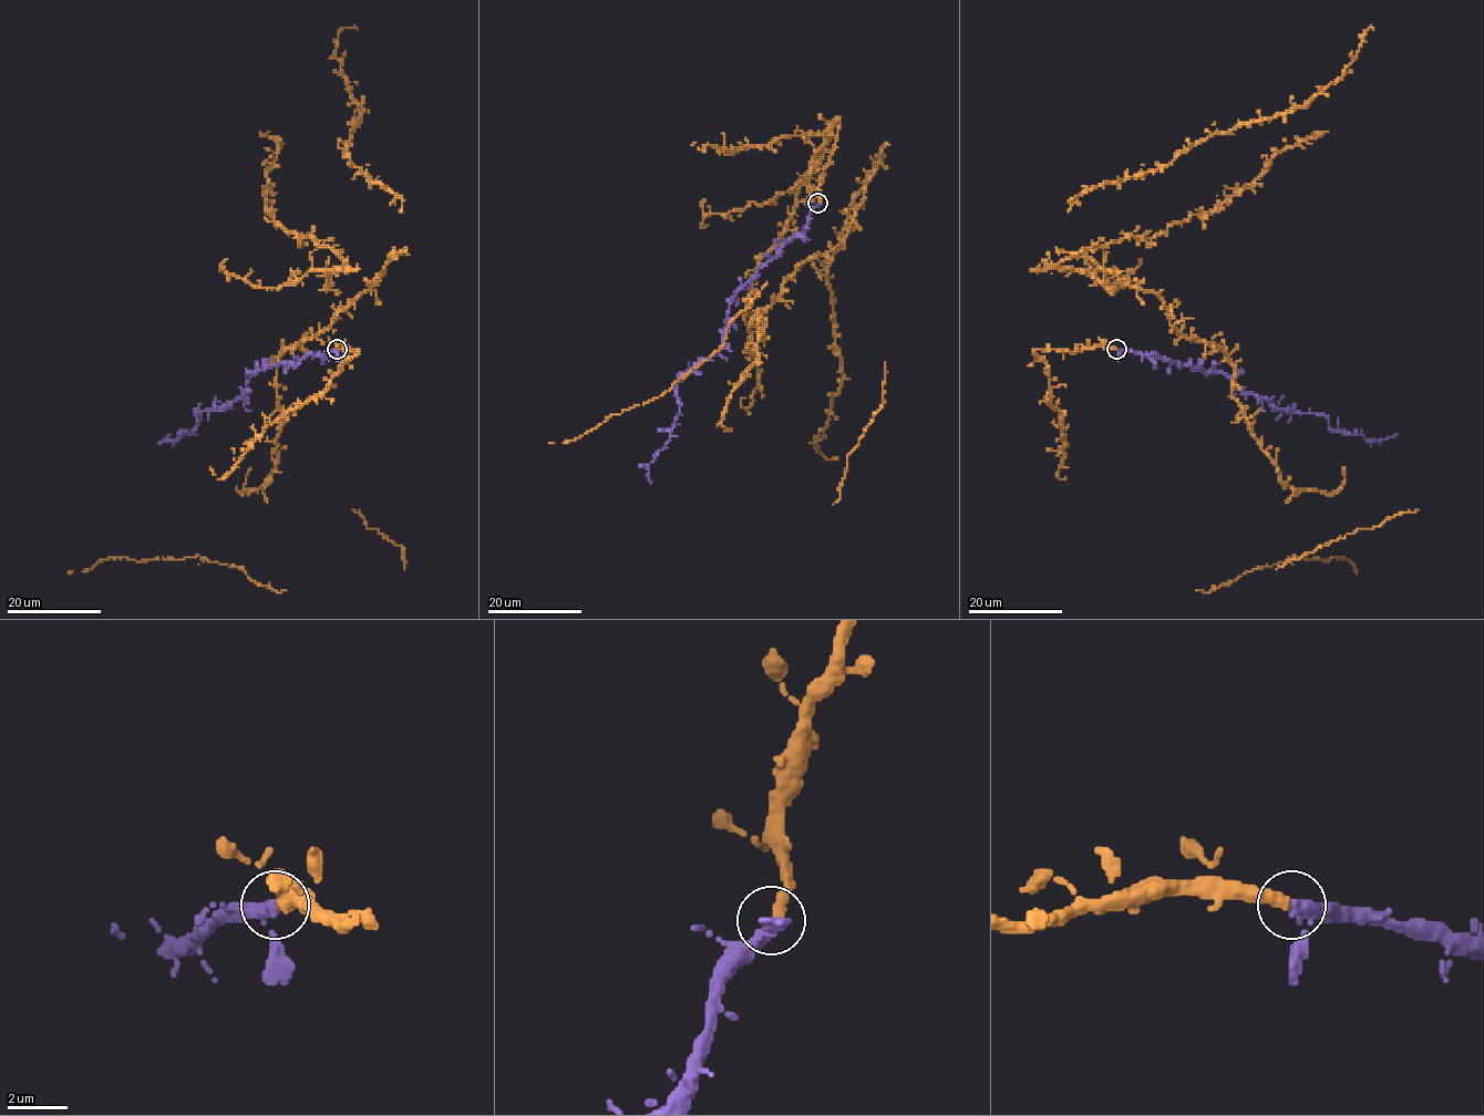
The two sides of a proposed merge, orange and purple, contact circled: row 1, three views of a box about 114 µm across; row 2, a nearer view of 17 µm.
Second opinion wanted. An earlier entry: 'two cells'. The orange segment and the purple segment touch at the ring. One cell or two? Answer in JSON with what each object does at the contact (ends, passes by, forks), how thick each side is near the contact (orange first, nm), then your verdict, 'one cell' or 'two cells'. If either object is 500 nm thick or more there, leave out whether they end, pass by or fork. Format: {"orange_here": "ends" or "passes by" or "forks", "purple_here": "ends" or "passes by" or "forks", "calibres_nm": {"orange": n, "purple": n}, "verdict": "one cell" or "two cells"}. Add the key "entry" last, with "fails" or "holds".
{"orange_here": "ends", "purple_here": "passes by", "calibres_nm": {"orange": 400, "purple": 280}, "verdict": "one cell", "entry": "fails"}

